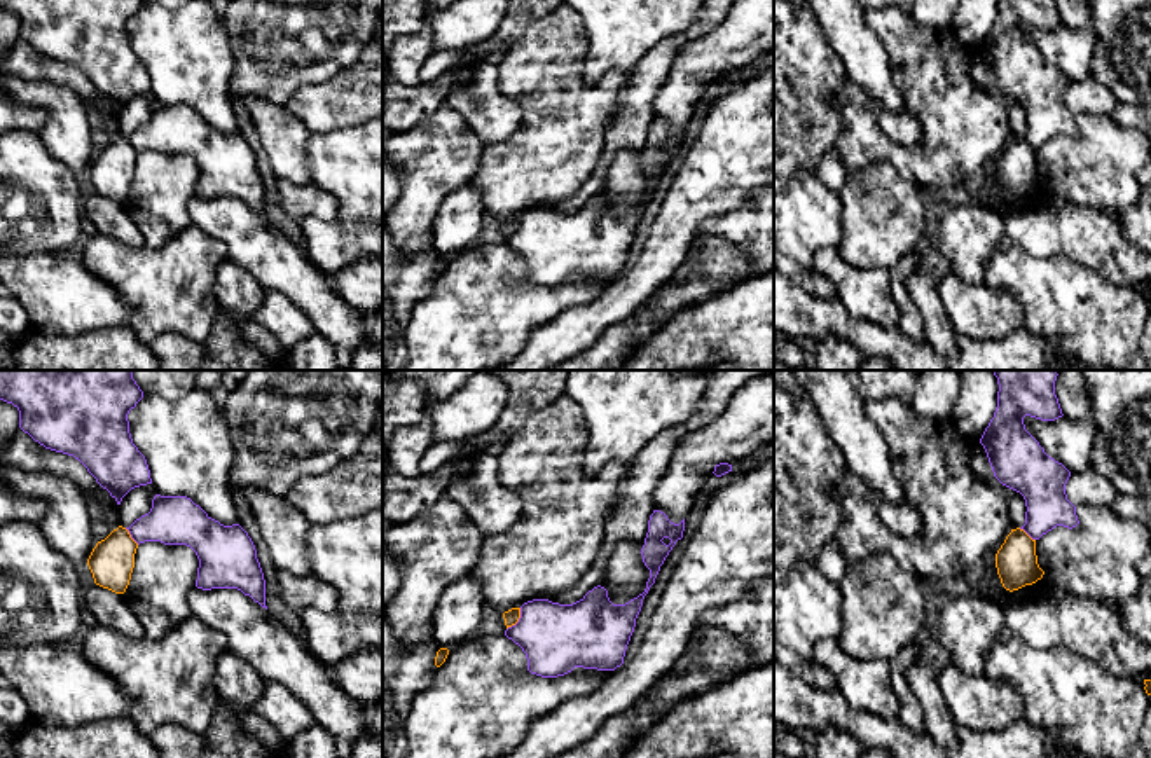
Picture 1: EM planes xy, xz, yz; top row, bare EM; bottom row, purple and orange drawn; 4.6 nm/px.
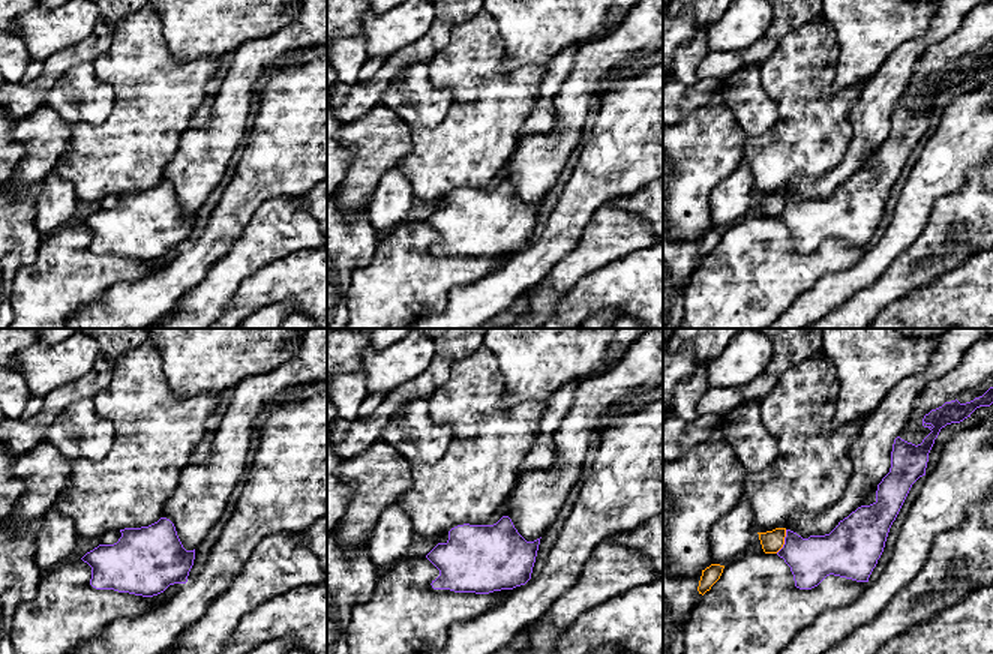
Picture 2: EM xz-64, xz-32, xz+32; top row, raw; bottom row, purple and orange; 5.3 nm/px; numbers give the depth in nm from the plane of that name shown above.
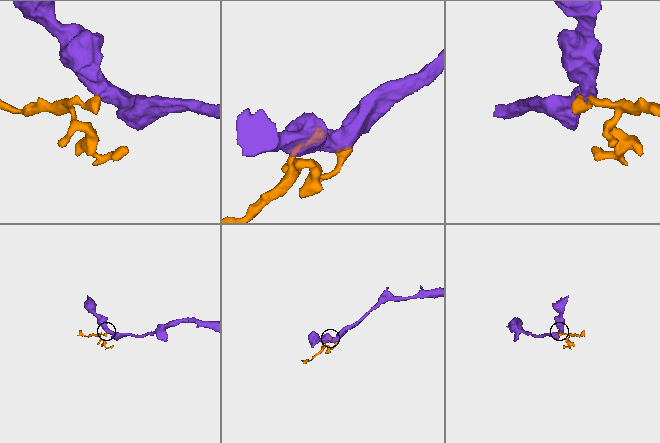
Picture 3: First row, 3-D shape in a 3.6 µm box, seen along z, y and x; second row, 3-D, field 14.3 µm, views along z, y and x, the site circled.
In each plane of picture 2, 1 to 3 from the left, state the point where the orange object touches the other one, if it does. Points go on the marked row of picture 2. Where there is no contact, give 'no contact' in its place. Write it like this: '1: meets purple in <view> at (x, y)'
1: no contact
2: no contact
3: meets purple in xz+32 at (785, 542)

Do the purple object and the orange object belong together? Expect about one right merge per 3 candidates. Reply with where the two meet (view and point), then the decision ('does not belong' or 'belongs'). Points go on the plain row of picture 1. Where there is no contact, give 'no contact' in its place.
xz (519, 229) | does not belong

